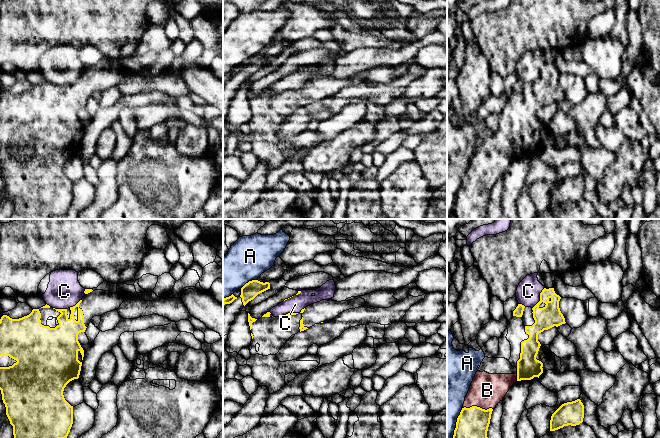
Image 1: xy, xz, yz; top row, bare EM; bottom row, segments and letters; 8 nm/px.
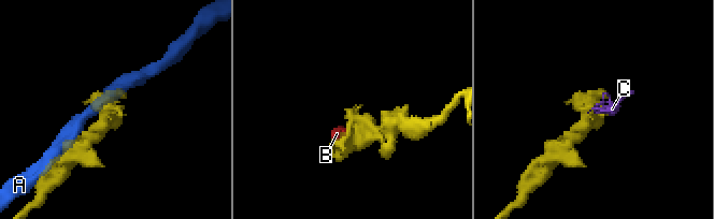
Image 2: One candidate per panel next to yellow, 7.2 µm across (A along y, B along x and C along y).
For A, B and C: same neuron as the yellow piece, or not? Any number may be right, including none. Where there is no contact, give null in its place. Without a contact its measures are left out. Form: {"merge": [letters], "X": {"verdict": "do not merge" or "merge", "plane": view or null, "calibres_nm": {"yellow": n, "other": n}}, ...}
{"merge": ["B"], "A": {"verdict": "do not merge", "plane": "xz", "calibres_nm": {"yellow": 140, "other": 340}}, "B": {"verdict": "merge", "plane": "yz", "calibres_nm": {"yellow": 280, "other": 280}}, "C": {"verdict": "do not merge", "plane": "yz", "calibres_nm": {"yellow": 180, "other": 190}}}

